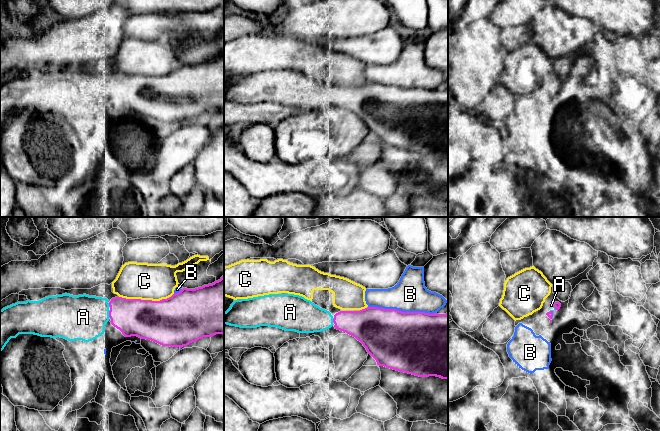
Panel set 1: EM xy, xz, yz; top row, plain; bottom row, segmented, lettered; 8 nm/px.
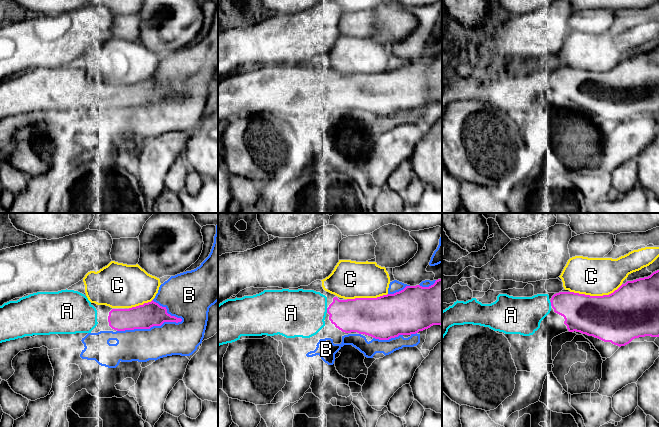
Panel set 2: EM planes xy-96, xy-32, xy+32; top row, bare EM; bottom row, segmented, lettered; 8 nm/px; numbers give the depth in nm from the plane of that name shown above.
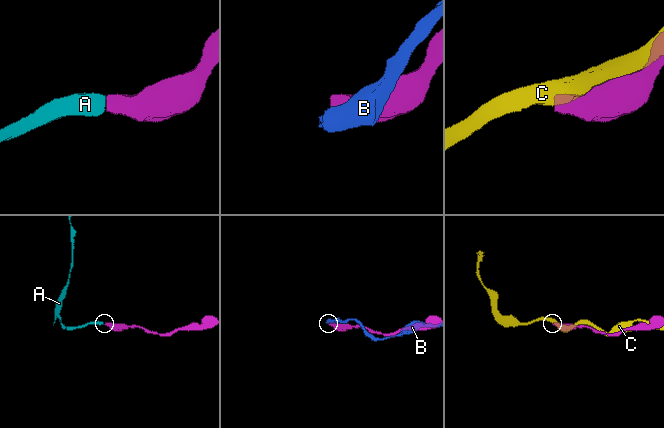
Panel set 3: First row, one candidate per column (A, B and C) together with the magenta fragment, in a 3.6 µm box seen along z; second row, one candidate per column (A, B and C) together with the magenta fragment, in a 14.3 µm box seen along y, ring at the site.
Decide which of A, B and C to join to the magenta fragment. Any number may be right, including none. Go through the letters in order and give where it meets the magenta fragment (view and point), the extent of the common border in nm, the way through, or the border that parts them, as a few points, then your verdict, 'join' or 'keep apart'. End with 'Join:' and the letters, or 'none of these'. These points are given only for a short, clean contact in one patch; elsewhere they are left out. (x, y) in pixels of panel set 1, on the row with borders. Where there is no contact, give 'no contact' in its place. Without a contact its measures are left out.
A: meets magenta in xy at (109, 314); contact 60 nm long; join
B: meets magenta in xz at (401, 311); contact 550 nm long; keep apart
C: meets magenta in xy at (146, 300); contact 440 nm long; keep apart
Join: A

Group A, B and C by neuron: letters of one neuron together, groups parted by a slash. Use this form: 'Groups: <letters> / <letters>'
Groups: A / B / C

